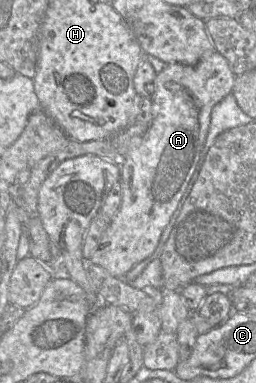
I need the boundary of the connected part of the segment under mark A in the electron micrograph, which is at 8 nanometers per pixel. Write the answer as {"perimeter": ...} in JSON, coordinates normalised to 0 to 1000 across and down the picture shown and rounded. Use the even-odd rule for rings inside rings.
{"perimeter":[[[848,133],[805,136],[766,170],[699,164],[648,167],[613,191],[598,217],[590,266],[598,311],[578,342],[516,363],[484,423],[469,431],[469,486],[477,522],[441,572],[391,624],[391,632],[340,679],[375,689],[457,726],[484,721],[539,687],[594,666],[621,640],[641,601],[676,587],[688,556],[730,520],[754,478],[785,441],[813,389],[797,386],[820,332],[832,282],[902,245],[922,196],[887,157]]]}

